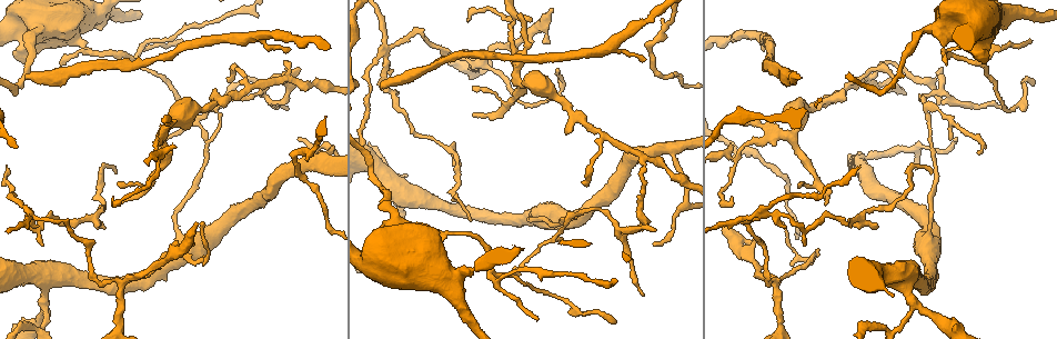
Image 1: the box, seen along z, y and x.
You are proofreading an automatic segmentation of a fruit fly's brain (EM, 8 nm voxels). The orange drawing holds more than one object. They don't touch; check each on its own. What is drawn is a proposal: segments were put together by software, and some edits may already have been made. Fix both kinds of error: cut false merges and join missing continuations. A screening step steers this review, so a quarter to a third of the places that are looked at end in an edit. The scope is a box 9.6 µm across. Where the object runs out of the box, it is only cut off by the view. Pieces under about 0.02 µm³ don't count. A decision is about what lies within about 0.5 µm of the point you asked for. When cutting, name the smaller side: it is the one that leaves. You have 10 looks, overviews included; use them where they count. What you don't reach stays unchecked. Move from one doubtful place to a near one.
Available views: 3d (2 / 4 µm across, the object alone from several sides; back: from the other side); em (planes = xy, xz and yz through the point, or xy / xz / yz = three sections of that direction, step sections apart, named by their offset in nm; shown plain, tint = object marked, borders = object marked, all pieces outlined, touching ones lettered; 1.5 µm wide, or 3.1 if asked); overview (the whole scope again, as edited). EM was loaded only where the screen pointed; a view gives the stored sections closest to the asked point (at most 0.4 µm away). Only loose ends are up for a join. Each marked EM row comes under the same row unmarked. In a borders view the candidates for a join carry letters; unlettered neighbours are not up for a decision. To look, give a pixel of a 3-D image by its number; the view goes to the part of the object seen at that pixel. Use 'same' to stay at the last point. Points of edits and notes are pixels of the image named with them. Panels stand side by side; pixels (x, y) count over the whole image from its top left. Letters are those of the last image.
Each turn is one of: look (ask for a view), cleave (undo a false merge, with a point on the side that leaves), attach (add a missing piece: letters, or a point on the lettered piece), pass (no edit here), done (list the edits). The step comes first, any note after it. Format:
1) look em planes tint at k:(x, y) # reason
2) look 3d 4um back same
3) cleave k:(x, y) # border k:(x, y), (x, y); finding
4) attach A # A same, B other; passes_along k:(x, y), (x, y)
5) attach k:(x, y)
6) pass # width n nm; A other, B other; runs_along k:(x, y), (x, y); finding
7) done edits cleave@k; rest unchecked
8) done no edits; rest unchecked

look em yz step 8 tint at 1:(857, 161) # three-way junction

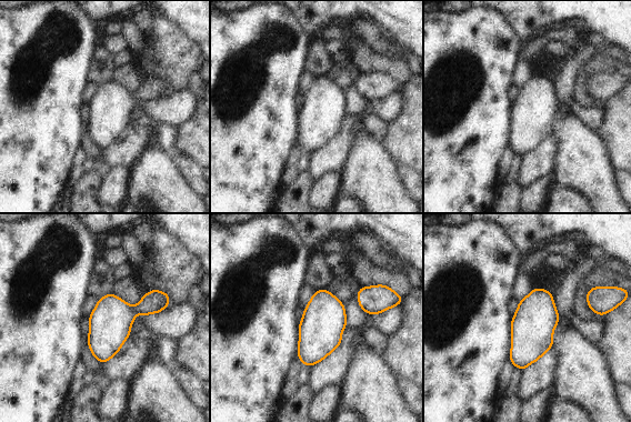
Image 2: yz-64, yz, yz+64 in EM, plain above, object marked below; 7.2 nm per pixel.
look em planes borders same # cut it another way

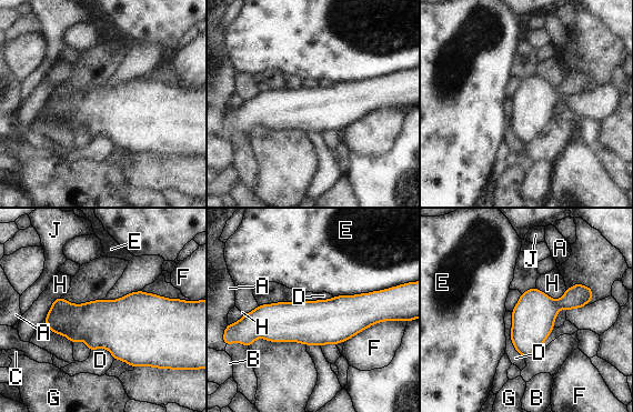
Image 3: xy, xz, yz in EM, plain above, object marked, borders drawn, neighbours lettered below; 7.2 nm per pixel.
pass # width 300 nm; A other, B other, C other, D other, E other, F other, G other, H other, J other; all the same cell

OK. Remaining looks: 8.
look 3d 4um at 1:(928, 108) # three arms meet

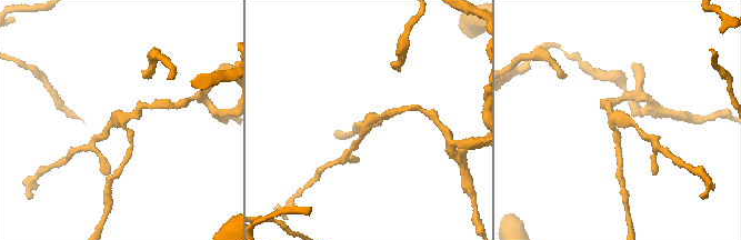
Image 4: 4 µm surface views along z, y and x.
look em planes borders at 4:(613, 117)

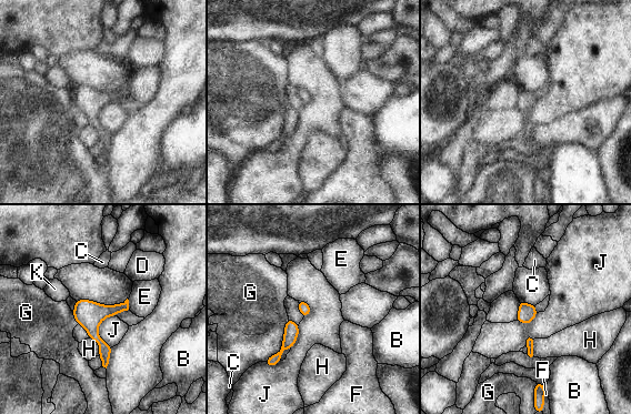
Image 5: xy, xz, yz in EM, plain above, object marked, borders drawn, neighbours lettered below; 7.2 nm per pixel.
pass # B other, C other, D other, E other, F other, G other, H other, J other, K other; arms 3; one cell here

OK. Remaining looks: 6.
look 3d 2um at 1:(180, 41) # thin end

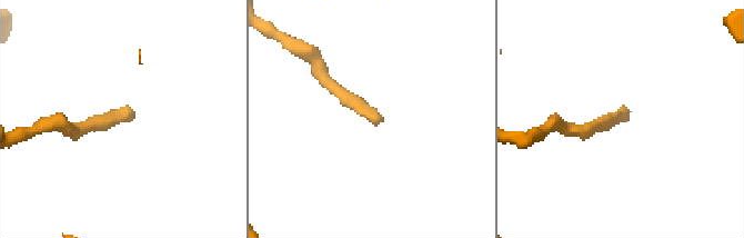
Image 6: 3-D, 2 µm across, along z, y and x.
look em planes borders at 6:(626, 111)

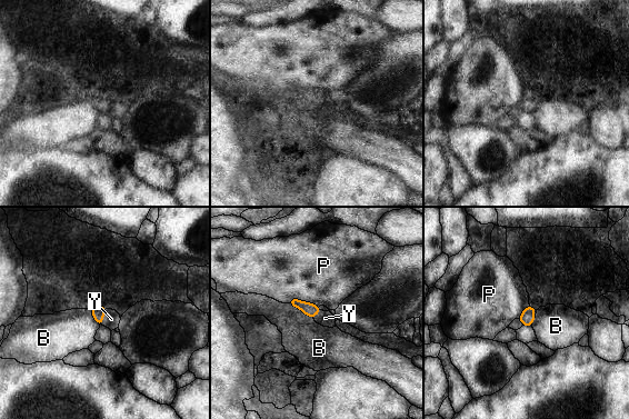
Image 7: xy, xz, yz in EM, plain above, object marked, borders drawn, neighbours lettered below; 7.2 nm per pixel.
attach Y # width 90 nm; B other, P other, Y same; passes_along 7:(98, 311), (102, 317), (111, 319); the cell continues

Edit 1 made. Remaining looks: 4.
look em planes tint at 1:(932, 220)

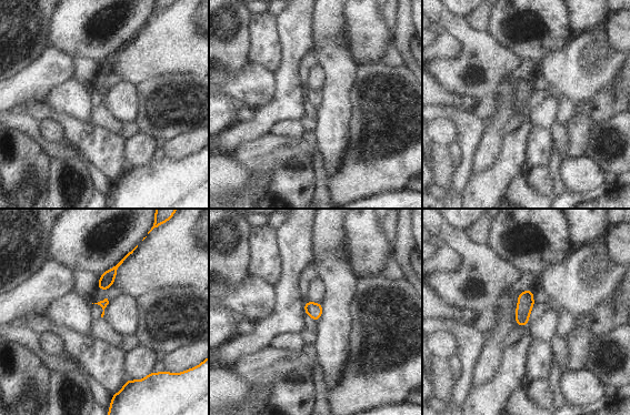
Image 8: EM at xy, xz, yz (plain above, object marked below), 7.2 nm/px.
look em planes borders same # what lies round it

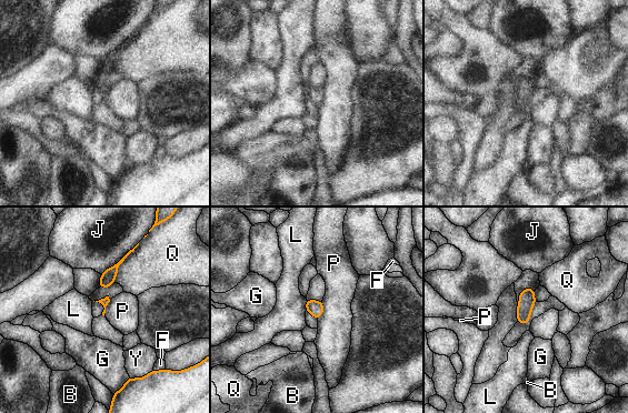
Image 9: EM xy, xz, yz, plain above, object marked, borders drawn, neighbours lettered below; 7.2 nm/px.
pass # B other, F other, G other, J other, L other, P other, Q other, Y other; border 9:(322, 301), (322, 314), (318, 320); all the same cell

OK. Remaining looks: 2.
done edits attach@7; rest unchecked

